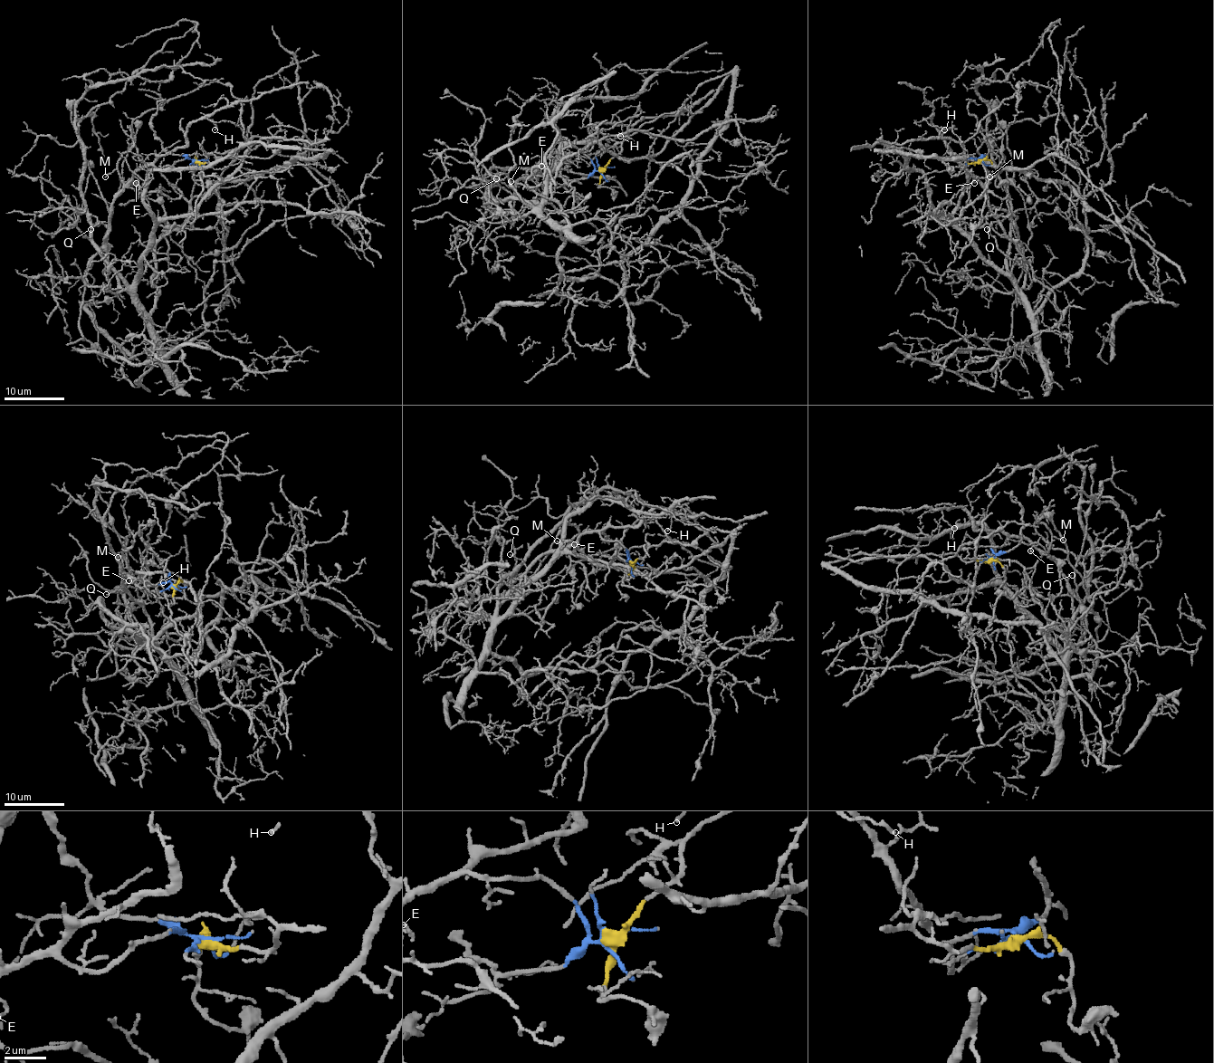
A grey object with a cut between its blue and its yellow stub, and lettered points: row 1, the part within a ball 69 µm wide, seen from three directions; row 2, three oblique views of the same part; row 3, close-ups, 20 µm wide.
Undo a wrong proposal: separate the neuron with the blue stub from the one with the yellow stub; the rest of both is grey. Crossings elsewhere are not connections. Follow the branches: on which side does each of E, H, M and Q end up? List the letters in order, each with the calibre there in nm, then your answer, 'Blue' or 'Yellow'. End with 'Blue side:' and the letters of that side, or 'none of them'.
E: Thickness 130 nm. Blue
H: Thickness 150 nm. Blue
M: Thickness 130 nm. Blue
Q: Thickness 90 nm. Blue
Blue side: E, H, M, Q

